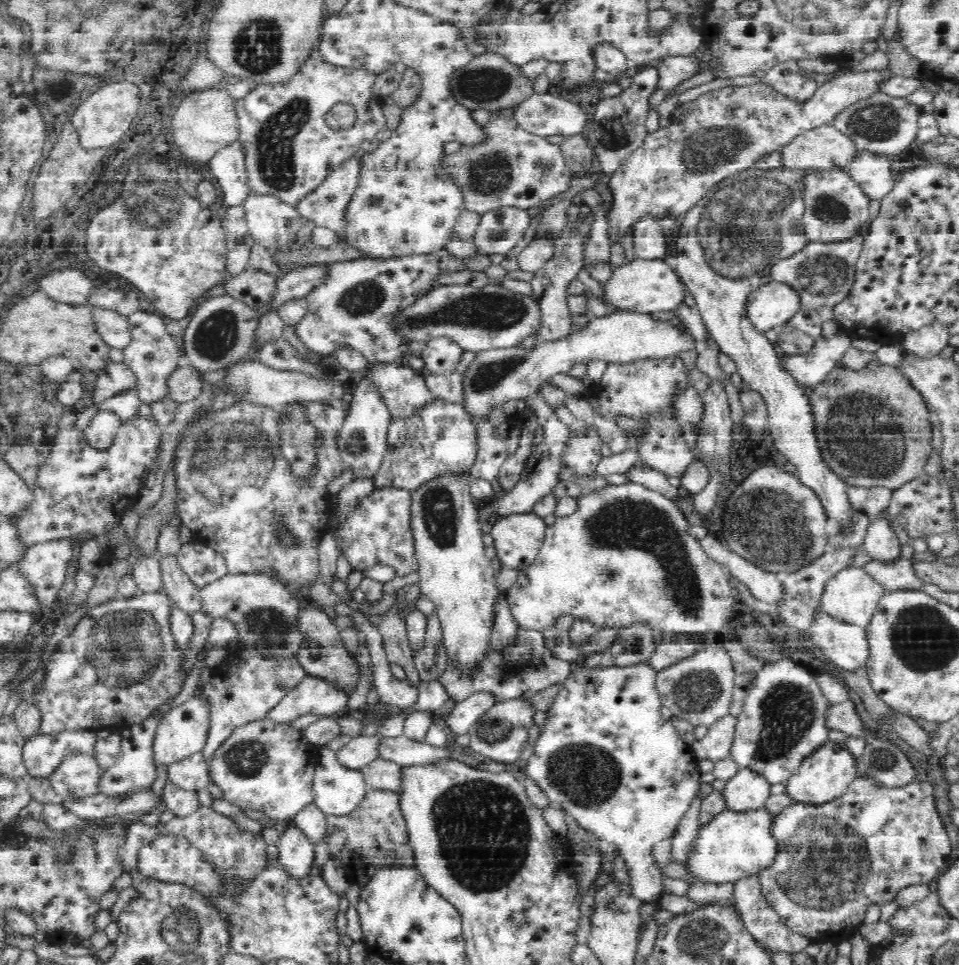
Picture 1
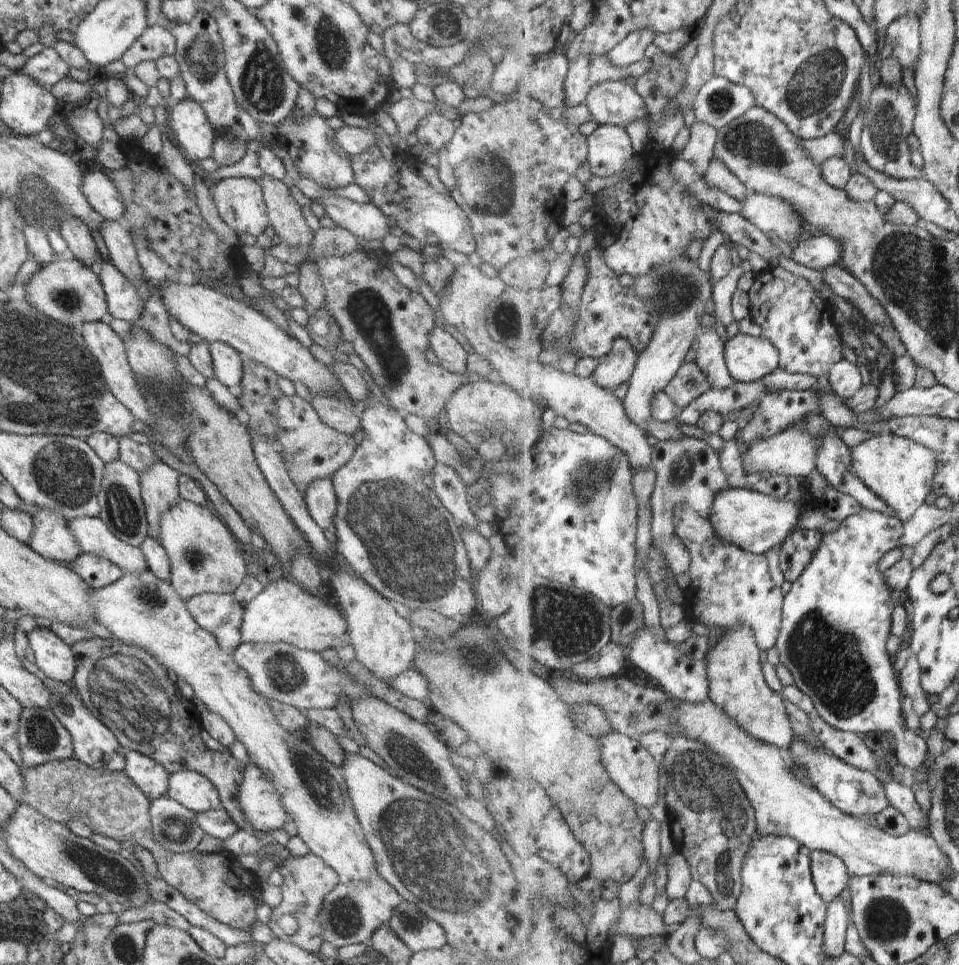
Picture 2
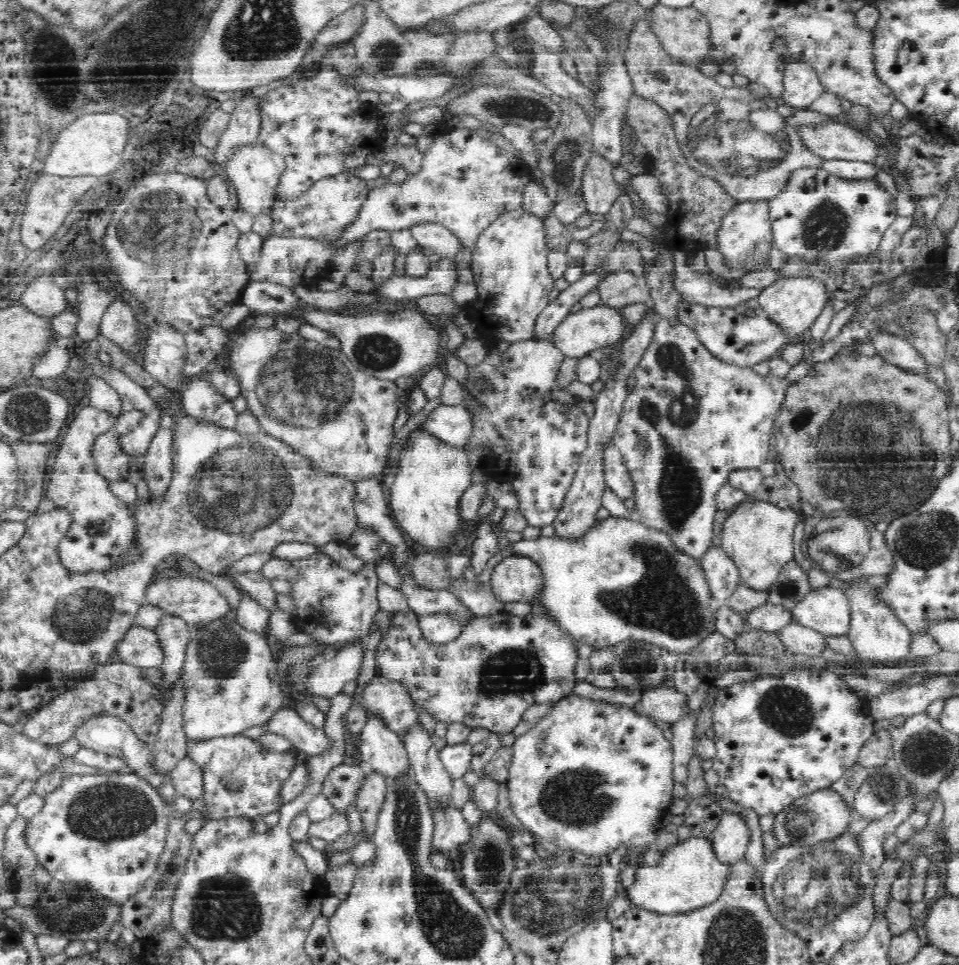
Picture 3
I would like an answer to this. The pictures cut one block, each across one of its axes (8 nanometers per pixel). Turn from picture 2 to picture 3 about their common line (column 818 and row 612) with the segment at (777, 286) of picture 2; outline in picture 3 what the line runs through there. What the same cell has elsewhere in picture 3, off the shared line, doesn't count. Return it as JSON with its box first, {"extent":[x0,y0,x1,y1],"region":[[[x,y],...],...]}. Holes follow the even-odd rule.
{"extent":[286,552,381,652],"region":[[[317,552],[308,556],[308,558],[300,558],[296,560],[286,561],[286,565],[290,565],[296,576],[286,578],[290,582],[290,598],[294,602],[293,622],[298,632],[308,634],[314,644],[318,646],[334,646],[335,651],[342,652],[346,646],[352,646],[356,640],[364,642],[365,638],[370,634],[374,616],[381,610],[379,607],[379,598],[377,590],[379,580],[373,565],[365,565],[365,568],[358,570],[348,570],[342,564],[336,562],[331,556]]]}

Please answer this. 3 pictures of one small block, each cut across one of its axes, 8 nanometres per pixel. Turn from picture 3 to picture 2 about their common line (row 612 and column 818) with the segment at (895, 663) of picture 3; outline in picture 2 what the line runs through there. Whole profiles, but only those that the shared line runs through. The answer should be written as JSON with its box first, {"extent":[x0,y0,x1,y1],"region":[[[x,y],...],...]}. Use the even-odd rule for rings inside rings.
{"extent":[813,851,852,904],"region":[[[813,851],[813,877],[818,892],[828,904],[849,887],[852,879],[846,861],[826,851]]]}

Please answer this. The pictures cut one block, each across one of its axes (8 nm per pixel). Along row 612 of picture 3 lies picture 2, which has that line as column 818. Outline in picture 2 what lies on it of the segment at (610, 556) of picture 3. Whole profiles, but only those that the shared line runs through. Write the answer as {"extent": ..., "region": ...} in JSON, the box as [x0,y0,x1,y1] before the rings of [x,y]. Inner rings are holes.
{"extent":[777,508,928,769],"region":[[[863,508],[861,513],[852,515],[848,520],[841,523],[840,528],[833,532],[827,533],[825,539],[821,542],[817,555],[812,563],[805,570],[805,574],[800,580],[793,583],[792,590],[785,596],[785,608],[783,613],[783,629],[781,637],[777,642],[777,648],[780,651],[780,660],[793,672],[796,685],[798,685],[812,700],[814,700],[818,714],[822,715],[826,722],[843,731],[852,731],[858,734],[870,734],[870,732],[893,732],[896,738],[895,757],[898,765],[902,765],[909,769],[918,769],[928,758],[928,742],[922,738],[921,732],[906,729],[904,727],[904,710],[902,710],[902,686],[898,684],[899,674],[894,668],[892,655],[888,652],[888,638],[893,633],[893,614],[894,609],[902,603],[906,602],[908,592],[893,591],[888,584],[885,572],[879,567],[881,560],[894,550],[901,543],[902,535],[905,531],[905,521],[898,516],[887,515],[870,509]]]}

